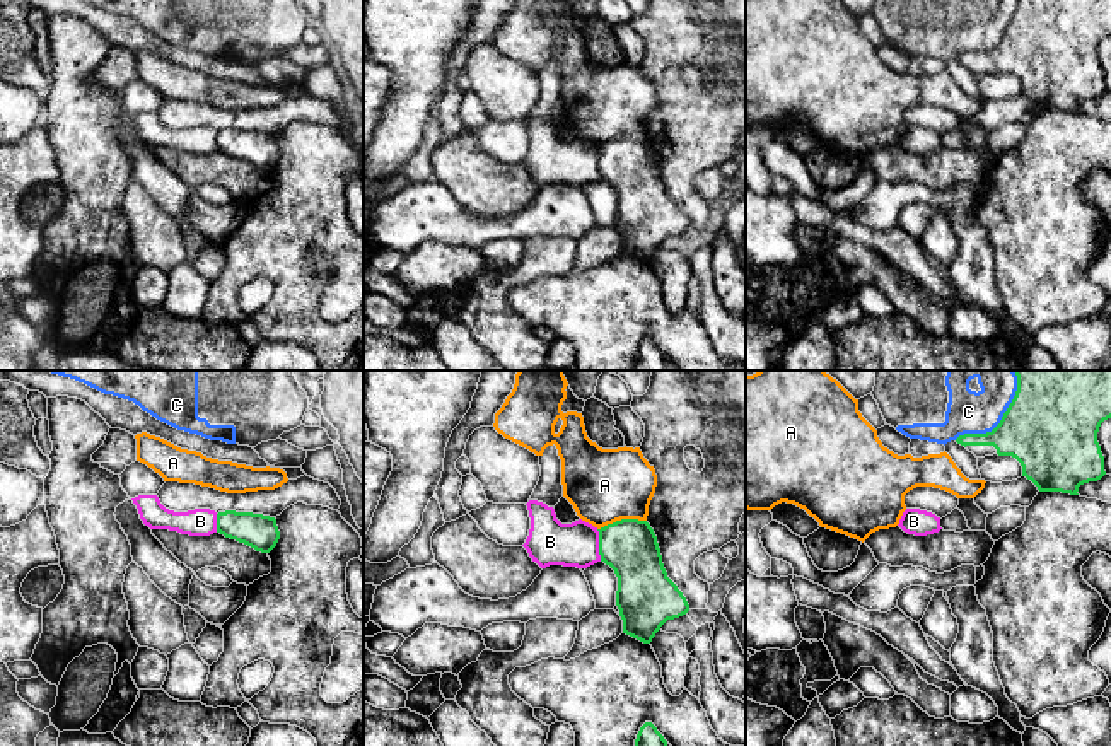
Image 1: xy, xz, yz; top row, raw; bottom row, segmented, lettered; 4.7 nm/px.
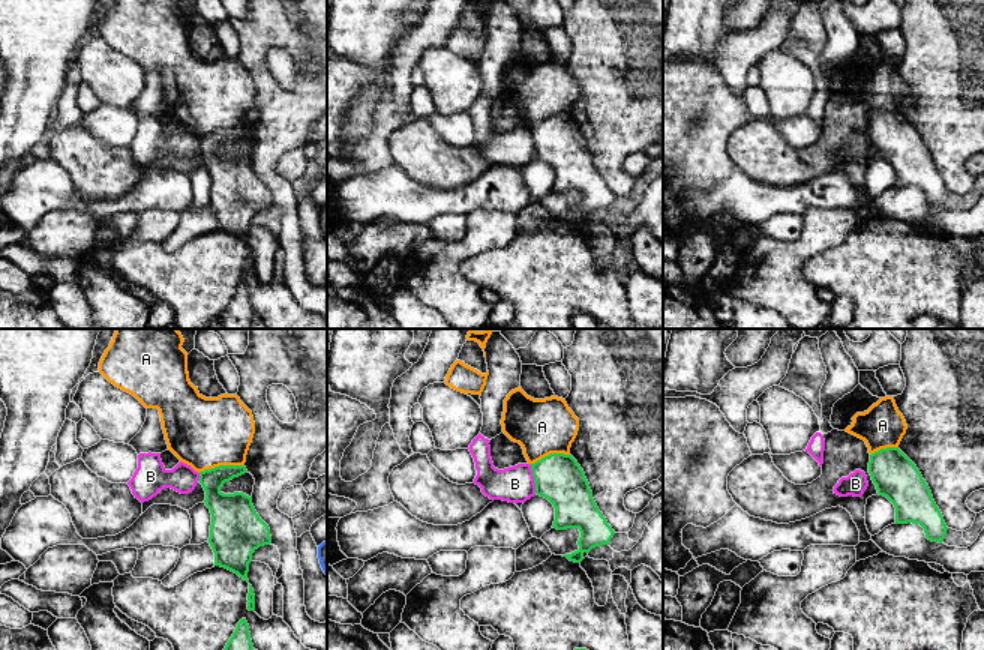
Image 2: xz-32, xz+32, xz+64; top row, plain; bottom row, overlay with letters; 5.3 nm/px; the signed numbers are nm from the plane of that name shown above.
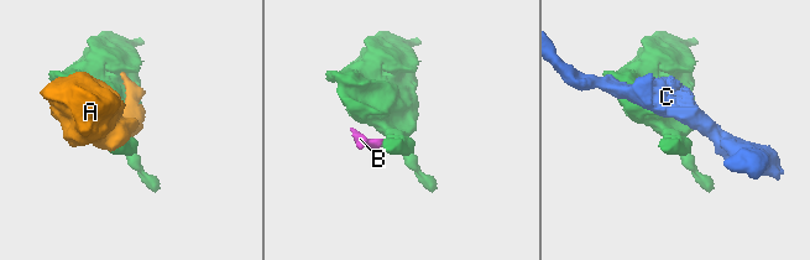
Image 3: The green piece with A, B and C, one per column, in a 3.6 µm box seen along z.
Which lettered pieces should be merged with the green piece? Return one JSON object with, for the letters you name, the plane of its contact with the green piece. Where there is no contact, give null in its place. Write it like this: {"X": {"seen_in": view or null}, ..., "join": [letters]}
{"join": []}

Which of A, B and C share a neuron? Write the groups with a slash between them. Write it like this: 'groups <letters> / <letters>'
groups A / B / C

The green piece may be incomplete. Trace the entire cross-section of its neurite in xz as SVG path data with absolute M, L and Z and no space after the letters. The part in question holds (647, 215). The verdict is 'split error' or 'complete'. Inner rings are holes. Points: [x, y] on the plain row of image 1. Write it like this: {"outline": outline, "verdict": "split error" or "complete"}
{"outline": "M621 137L597 149L601 179L618 195L623 251L650 261L660 244L686 232L689 222L667 195L657 154L647 138Z", "verdict": "complete"}

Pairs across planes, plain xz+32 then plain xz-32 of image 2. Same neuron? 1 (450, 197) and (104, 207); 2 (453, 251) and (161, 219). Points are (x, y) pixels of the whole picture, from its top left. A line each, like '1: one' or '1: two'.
1: one
2: one

